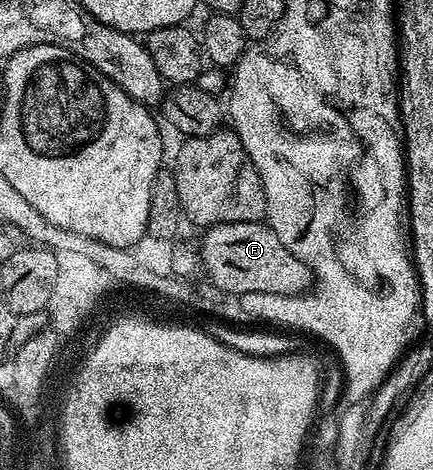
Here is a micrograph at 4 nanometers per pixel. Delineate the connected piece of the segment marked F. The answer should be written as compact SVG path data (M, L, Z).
M228 222L211 224L205 229L200 245L204 266L222 288L231 290L233 297L240 295L280 294L300 296L311 291L315 283L314 271L270 229L266 222Z

